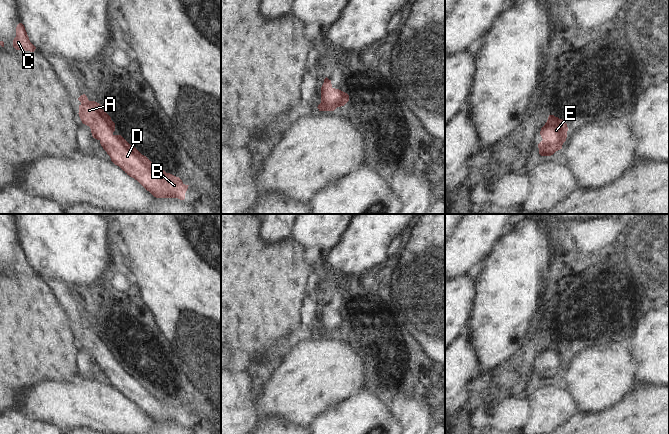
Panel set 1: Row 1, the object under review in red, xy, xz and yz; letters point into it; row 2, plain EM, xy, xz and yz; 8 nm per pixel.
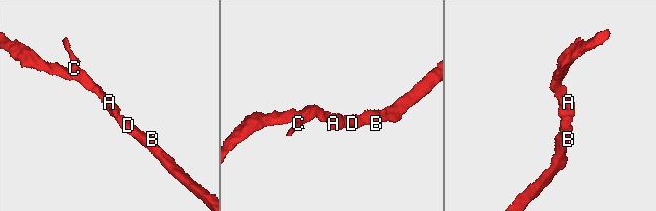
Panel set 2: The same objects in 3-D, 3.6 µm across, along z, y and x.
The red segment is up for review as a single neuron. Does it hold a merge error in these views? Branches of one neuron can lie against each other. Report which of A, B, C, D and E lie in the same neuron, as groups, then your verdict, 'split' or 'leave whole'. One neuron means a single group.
A B C D E | leave whole

